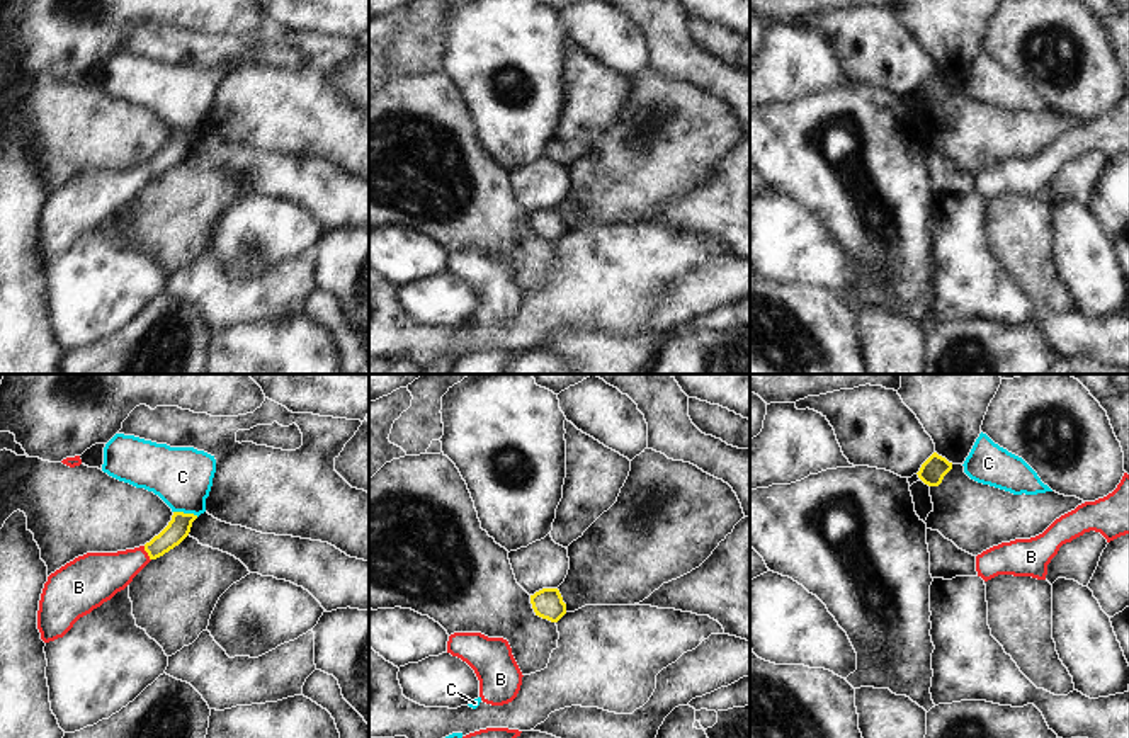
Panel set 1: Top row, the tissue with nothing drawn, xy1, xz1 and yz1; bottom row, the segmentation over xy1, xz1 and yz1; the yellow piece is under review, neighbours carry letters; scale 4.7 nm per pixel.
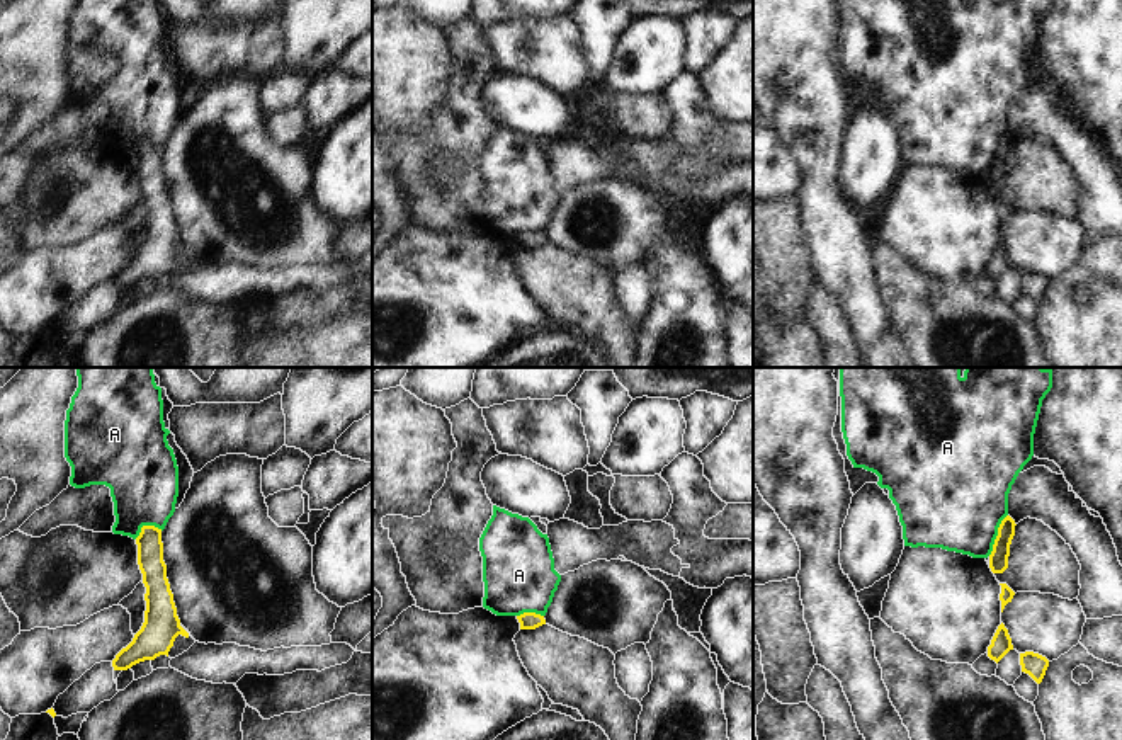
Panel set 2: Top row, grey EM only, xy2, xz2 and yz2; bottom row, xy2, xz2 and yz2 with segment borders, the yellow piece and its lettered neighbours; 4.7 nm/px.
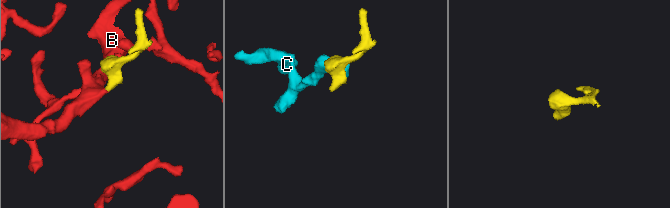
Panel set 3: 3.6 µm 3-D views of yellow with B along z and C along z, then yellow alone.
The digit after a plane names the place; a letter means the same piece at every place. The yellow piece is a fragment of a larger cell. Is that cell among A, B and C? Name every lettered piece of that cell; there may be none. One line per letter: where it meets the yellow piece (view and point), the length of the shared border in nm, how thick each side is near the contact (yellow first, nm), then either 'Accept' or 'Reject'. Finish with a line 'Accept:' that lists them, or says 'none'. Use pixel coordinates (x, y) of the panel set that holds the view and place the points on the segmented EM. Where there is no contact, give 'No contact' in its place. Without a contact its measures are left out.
A: Touches yellow at yz2 (998, 535). Shared border 220 nm. Thickness 100 nm (yellow) against 460 nm. Reject
B: Touches yellow at xy1 (147, 551). Shared border 80 nm. Thickness 110 nm (yellow) against 220 nm. Accept
C: Touches yellow at xy1 (186, 514). Shared border 120 nm. Thickness 110 nm (yellow) against 280 nm. Reject
Accept: B.

